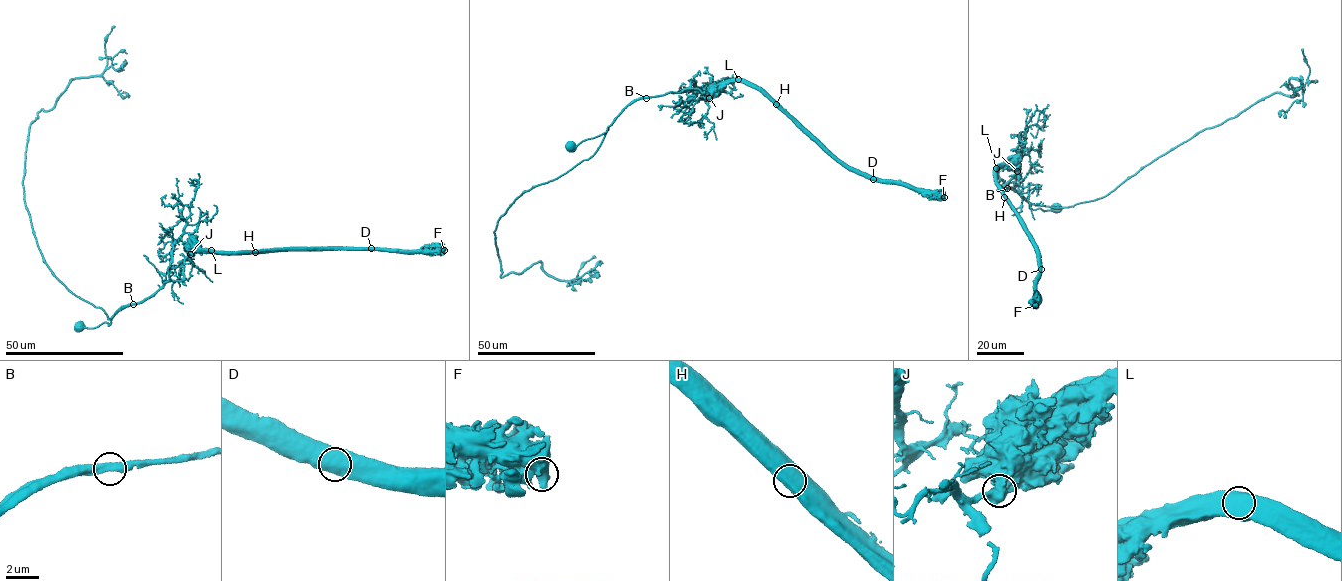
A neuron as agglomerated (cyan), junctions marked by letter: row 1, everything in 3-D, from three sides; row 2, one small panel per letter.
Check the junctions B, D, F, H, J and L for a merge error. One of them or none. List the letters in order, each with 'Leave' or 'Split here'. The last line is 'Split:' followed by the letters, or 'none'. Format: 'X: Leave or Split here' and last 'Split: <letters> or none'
B: Leave
D: Leave
F: Leave
H: Leave
J: Split here
L: Leave
Split: J

